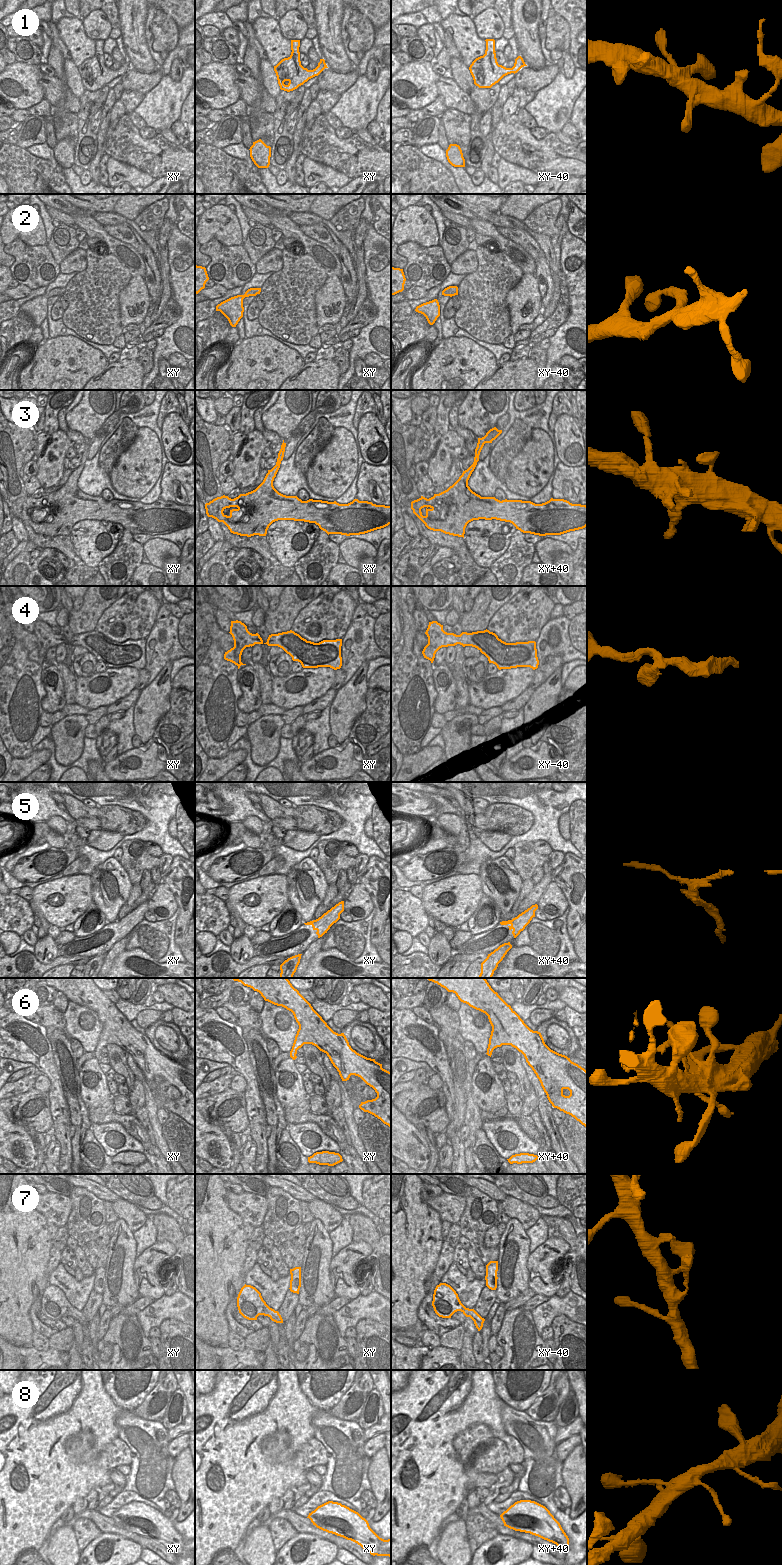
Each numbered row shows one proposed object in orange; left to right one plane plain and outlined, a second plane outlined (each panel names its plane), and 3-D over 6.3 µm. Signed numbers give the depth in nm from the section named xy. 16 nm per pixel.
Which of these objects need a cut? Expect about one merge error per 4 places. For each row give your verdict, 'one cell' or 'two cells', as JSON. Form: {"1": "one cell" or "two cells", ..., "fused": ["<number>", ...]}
{"1": "one cell", "2": "one cell", "3": "one cell", "4": "one cell", "5": "two cells", "6": "one cell", "7": "one cell", "8": "one cell", "fused": ["5"]}

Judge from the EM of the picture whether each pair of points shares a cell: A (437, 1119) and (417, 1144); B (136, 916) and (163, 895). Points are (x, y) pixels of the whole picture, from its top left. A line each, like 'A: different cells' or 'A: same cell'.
A: different cells
B: different cells

